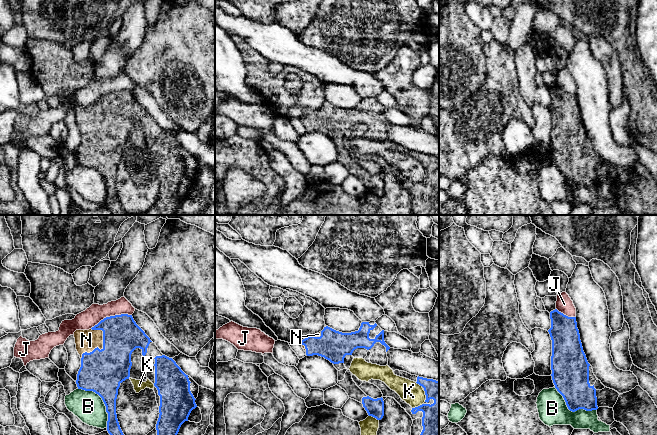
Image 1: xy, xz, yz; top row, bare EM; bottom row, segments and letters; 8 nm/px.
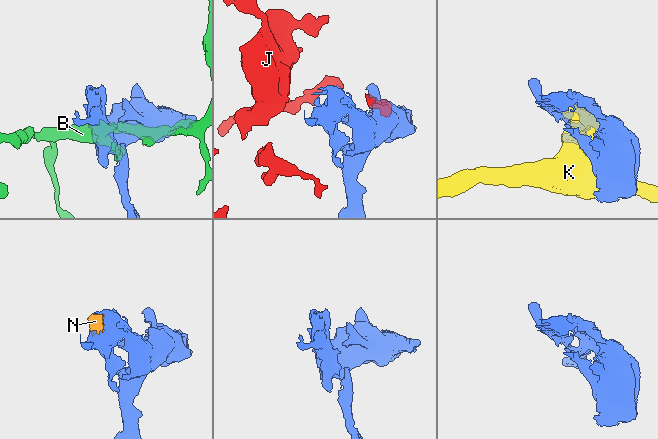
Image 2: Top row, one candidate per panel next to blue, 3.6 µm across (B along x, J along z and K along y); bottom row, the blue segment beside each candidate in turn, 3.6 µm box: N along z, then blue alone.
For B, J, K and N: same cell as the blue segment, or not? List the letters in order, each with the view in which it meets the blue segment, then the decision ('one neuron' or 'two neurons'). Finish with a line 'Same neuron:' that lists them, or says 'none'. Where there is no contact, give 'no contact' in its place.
B: meets blue in yz; two neurons
J: meets blue in xy; two neurons
K: meets blue in xz; two neurons
N: meets blue in xy; one neuron
Same neuron: N

